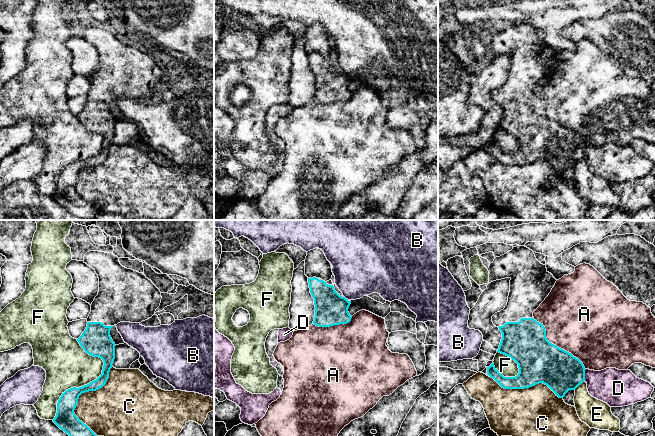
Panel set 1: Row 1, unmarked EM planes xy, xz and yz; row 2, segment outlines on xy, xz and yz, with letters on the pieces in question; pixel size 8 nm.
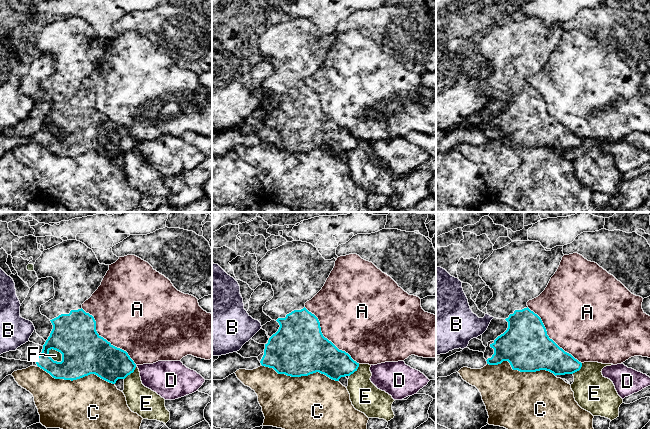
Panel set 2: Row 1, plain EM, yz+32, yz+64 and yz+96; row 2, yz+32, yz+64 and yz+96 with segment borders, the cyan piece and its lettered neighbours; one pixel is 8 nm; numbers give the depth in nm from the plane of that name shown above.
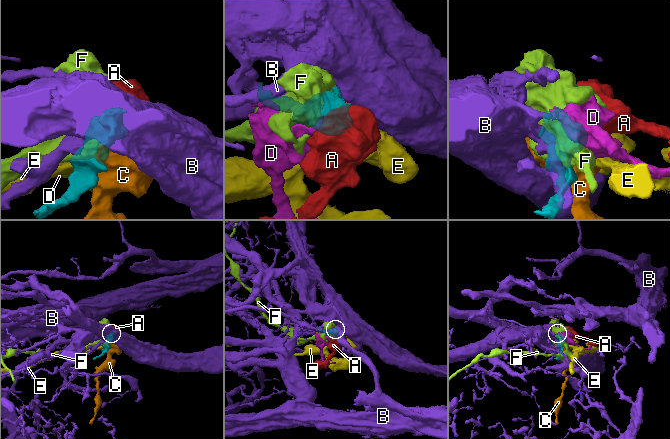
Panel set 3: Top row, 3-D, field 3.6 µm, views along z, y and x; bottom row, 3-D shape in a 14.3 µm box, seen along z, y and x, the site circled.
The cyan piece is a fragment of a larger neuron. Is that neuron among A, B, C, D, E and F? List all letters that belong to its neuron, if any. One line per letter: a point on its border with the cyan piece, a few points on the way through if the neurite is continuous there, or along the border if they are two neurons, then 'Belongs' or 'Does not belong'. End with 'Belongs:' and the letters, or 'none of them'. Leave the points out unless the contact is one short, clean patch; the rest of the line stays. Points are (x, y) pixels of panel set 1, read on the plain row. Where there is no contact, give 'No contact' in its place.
A: Touches cyan at yz (555, 121). Does not belong
B: Touches cyan at xz (345, 74). Boundary: xz (344, 72), (348, 75). Does not belong
C: Touches cyan at xy (80, 170). Does not belong
D: Touches cyan at yz (584, 151). Does not belong
E: Touches cyan at yz (579, 160). Boundary: yz (584, 156), (574, 165). Does not belong
F: Touches cyan at xy (90, 158). Does not belong
Belongs: none of them

